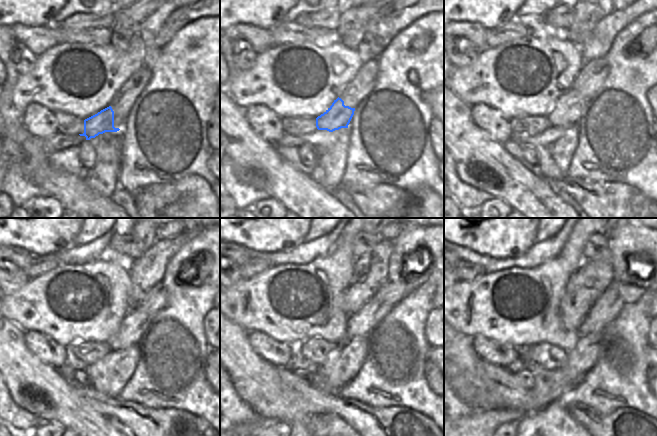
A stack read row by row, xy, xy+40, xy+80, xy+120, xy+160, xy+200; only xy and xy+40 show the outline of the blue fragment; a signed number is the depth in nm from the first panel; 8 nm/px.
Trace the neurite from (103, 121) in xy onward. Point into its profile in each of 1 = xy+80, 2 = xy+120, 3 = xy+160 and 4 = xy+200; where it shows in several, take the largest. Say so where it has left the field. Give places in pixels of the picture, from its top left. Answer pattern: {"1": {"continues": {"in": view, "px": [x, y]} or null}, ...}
{"1": {"continues": {"in": "xy+80", "px": [568, 109]}}, "2": {"continues": {"in": "xy+120", "px": [134, 323]}}, "3": {"continues": {"in": "xy+160", "px": [388, 295]}}, "4": {"continues": {"in": "xy+200", "px": [609, 304]}}}

